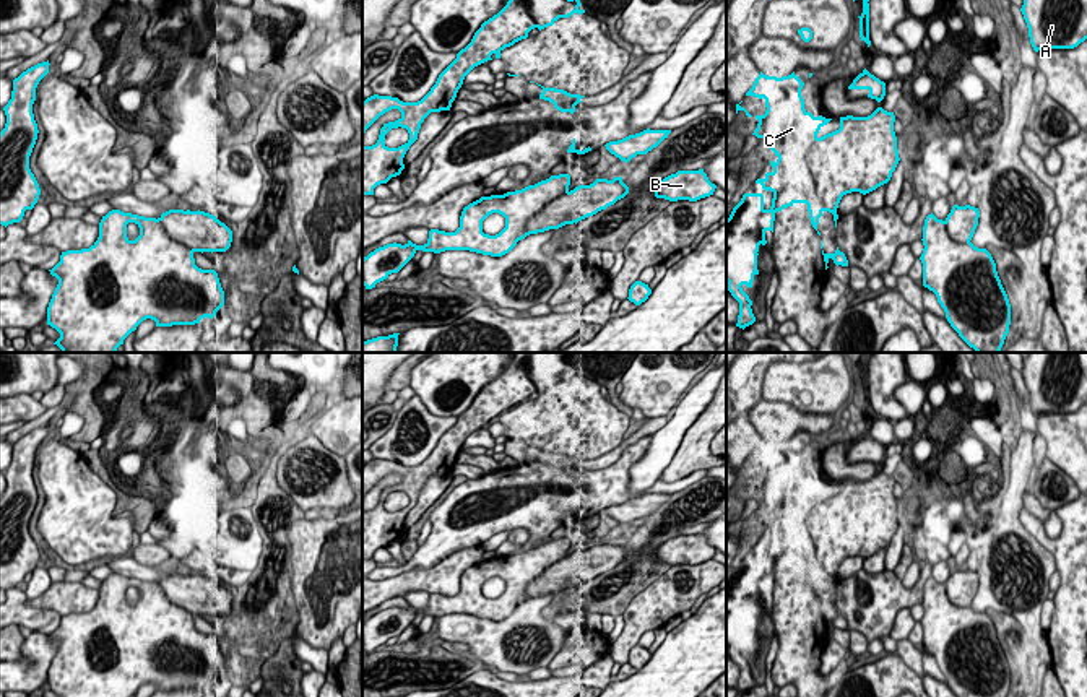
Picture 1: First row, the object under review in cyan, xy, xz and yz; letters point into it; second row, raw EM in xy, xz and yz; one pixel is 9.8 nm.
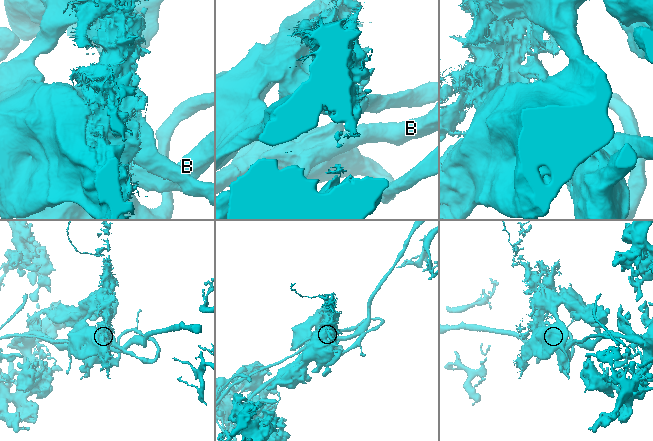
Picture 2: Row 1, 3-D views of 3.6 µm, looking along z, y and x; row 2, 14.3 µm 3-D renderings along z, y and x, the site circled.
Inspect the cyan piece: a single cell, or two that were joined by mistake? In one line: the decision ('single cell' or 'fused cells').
fused cells

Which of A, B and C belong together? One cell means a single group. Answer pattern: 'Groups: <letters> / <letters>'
Groups: A C / B

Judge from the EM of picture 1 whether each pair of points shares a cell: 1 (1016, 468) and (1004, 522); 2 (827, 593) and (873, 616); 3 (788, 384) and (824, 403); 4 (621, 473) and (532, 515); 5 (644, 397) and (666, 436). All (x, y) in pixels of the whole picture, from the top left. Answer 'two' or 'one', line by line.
1: one
2: two
3: one
4: one
5: two

